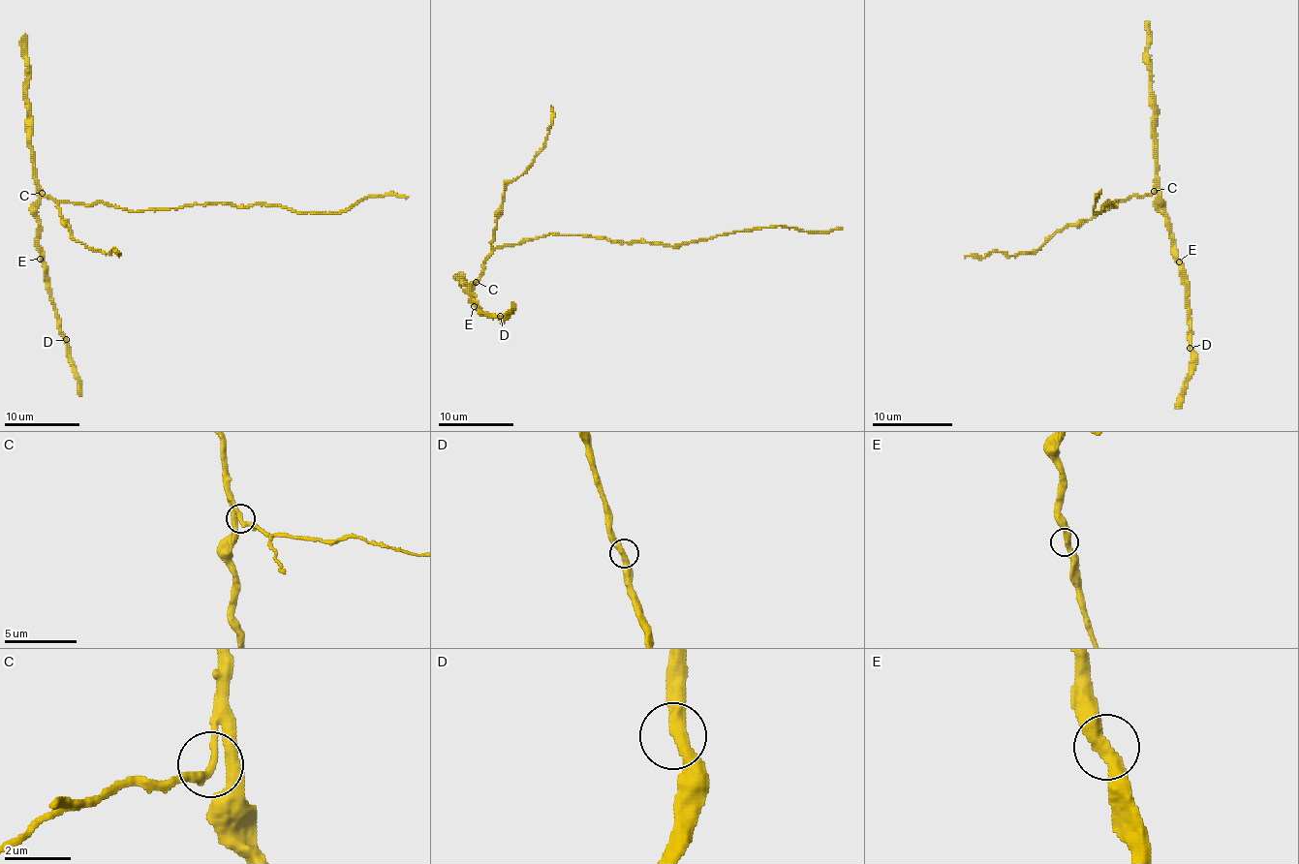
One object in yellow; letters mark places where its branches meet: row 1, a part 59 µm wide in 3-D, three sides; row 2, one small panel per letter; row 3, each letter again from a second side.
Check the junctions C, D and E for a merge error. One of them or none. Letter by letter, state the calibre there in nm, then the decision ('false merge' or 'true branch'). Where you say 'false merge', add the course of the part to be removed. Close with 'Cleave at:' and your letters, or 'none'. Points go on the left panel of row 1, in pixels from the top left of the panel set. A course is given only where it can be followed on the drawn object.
C: 260 nm | true branch
D: 400 nm | true branch
E: 420 nm | true branch
Cleave at: none

